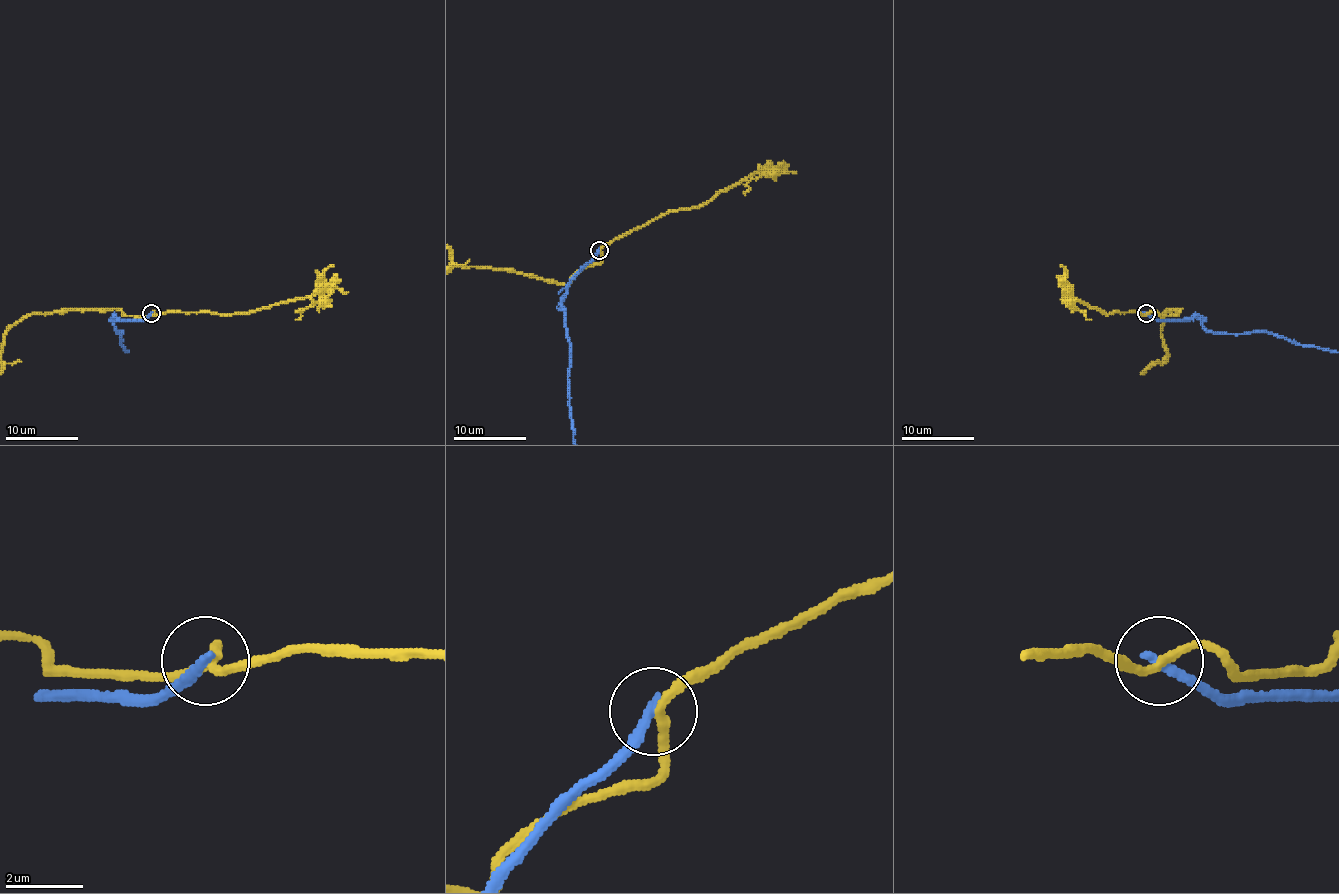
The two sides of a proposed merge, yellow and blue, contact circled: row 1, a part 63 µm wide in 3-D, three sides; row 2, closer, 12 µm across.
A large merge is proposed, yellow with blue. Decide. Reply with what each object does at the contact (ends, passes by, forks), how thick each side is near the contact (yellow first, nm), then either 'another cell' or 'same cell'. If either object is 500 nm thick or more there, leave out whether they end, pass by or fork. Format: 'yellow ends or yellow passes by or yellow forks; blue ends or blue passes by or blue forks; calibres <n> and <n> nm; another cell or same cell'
yellow passes by; blue ends; calibres 200 and 280 nm; another cell

